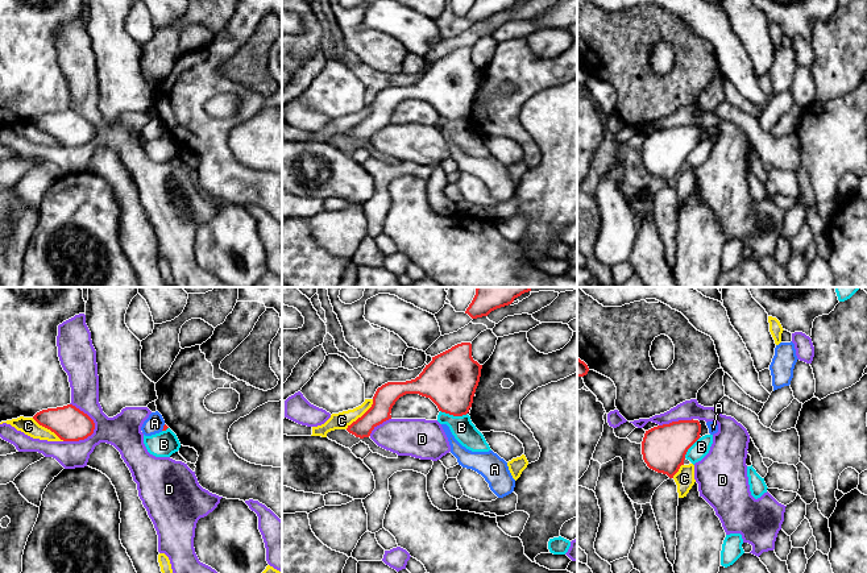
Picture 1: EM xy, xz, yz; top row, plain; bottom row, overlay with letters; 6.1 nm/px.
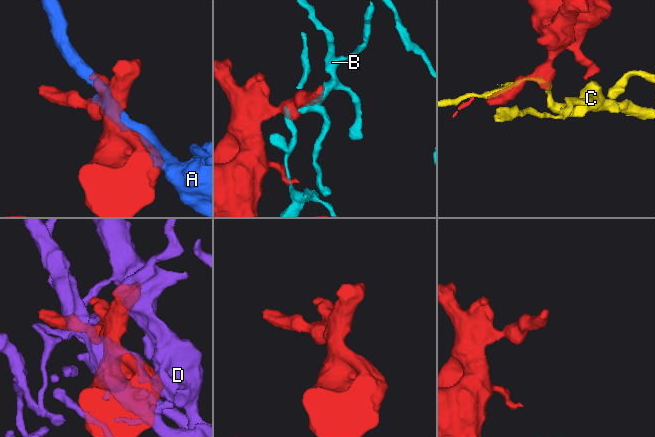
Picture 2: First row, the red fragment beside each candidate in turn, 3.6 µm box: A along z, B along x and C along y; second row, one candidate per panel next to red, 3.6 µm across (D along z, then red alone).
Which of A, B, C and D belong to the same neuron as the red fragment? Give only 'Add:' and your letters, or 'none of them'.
Add: none of them

